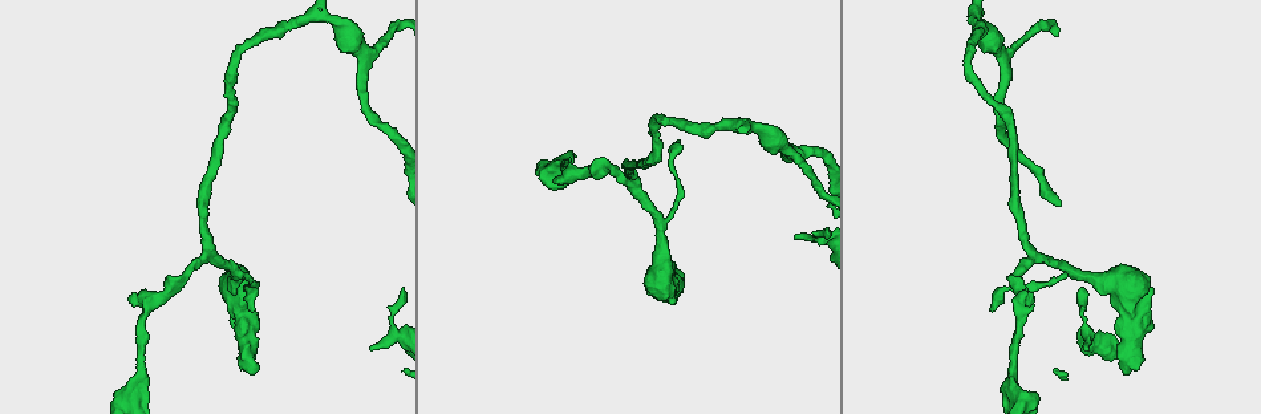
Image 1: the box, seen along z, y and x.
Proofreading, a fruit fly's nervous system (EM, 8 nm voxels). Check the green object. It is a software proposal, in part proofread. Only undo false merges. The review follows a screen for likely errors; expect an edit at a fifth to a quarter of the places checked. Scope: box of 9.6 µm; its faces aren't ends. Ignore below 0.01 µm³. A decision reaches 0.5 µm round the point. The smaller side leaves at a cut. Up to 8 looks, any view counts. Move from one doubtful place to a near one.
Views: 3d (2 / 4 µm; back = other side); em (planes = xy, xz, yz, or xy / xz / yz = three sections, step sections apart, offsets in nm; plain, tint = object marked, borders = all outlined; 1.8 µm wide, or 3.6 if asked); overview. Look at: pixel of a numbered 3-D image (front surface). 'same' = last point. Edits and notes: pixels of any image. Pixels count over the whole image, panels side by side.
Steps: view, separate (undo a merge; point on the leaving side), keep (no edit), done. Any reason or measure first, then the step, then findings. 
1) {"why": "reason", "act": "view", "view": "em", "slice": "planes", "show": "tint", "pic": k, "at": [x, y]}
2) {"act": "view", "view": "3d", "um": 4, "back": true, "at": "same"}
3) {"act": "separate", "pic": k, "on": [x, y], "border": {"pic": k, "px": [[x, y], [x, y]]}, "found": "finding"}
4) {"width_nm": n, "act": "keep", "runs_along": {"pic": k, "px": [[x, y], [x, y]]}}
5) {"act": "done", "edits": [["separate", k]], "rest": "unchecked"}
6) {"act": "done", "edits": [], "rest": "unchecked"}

{"why": "arms part here", "act": "view", "view": "3d", "um": 2, "back": true, "pic": 1, "at": [572, 174]}

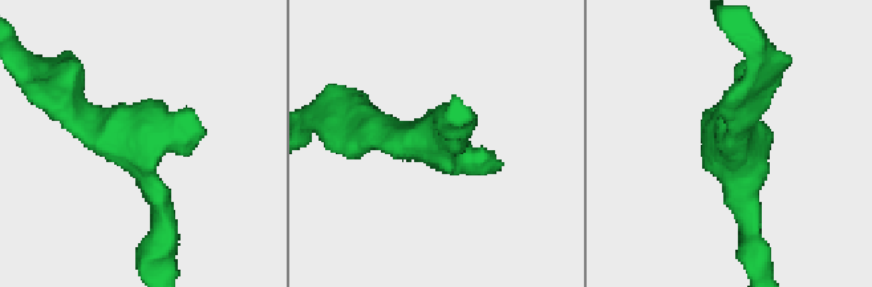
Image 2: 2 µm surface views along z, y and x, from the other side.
{"act": "view", "view": "em", "slice": "xy", "step": 4, "show": "tint", "pic": 2, "at": [431, 136]}

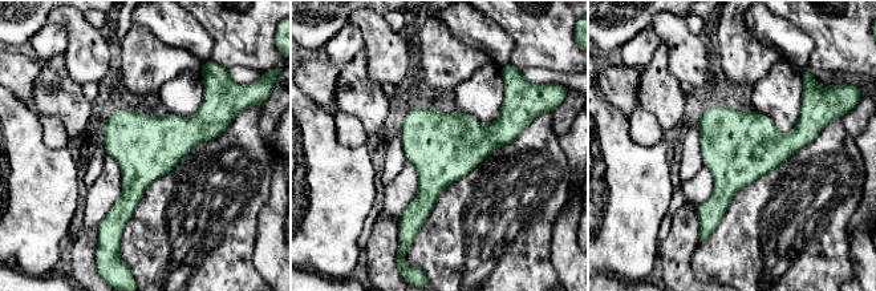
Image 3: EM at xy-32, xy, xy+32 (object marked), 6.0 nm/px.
{"act": "keep", "found": "one neuron here"}

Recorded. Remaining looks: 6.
{"why": "narrows sharply", "act": "view", "view": "3d", "um": 4, "pic": 1, "at": [1087, 320]}

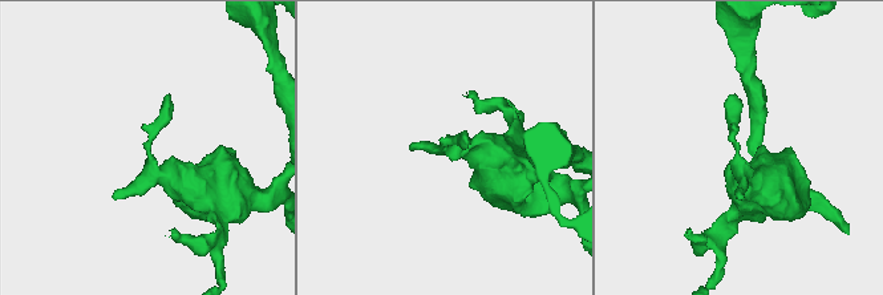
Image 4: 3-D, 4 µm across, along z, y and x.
{"why": "now the EM", "act": "view", "view": "em", "slice": "xz", "step": 16, "show": "tint", "pic": 4, "at": [150, 146]}

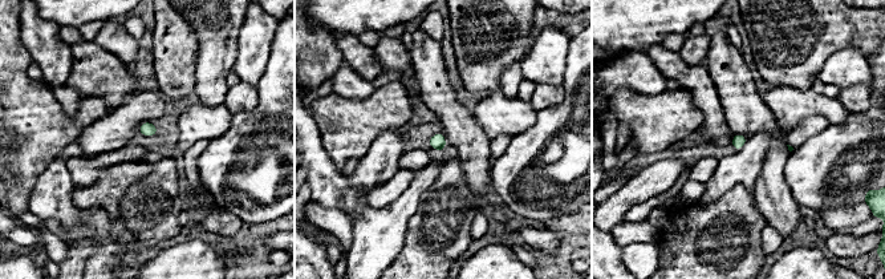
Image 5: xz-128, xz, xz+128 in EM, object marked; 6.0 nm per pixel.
{"width_nm": 90, "act": "keep", "found": "one neuron here"}

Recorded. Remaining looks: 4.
{"why": "branch point", "act": "view", "view": "em", "slice": "planes", "show": "tint", "pic": 1, "at": [974, 11]}

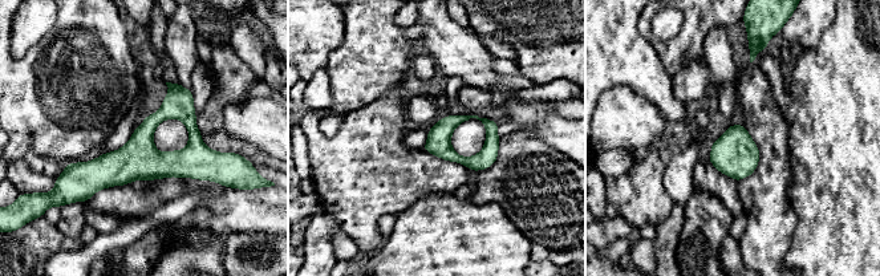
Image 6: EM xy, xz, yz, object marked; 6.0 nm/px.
{"act": "keep", "runs_along": {"pic": 6, "px": [[217, 158], [68, 171]]}, "found": "all the same neuron"}

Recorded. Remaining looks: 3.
{"act": "done", "edits": [], "rest": "unchecked"}

